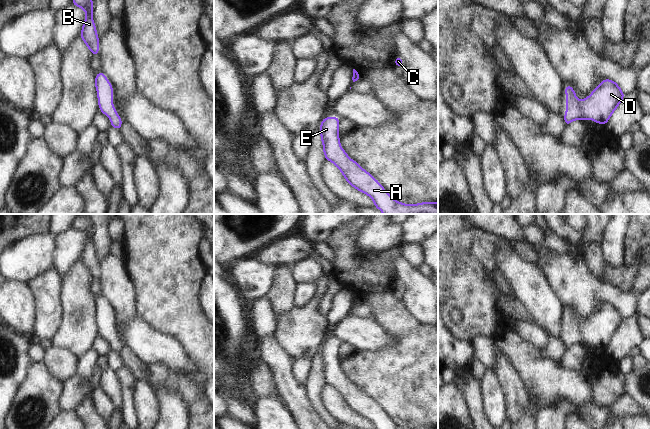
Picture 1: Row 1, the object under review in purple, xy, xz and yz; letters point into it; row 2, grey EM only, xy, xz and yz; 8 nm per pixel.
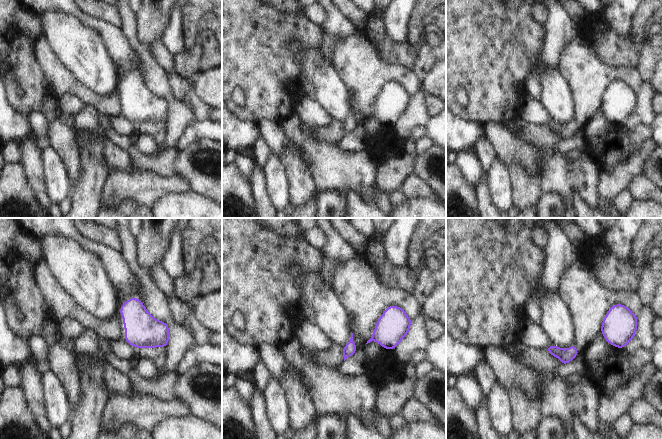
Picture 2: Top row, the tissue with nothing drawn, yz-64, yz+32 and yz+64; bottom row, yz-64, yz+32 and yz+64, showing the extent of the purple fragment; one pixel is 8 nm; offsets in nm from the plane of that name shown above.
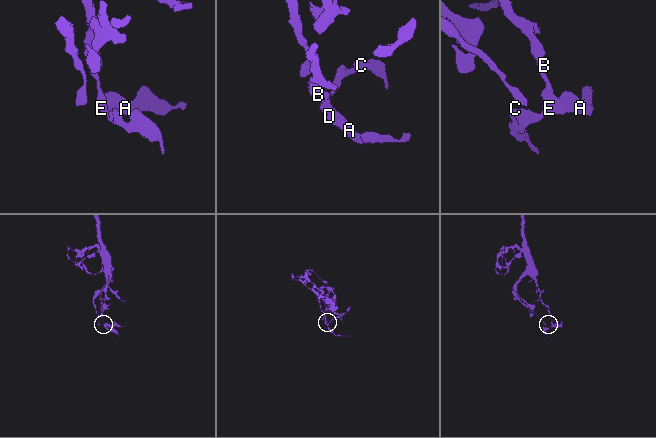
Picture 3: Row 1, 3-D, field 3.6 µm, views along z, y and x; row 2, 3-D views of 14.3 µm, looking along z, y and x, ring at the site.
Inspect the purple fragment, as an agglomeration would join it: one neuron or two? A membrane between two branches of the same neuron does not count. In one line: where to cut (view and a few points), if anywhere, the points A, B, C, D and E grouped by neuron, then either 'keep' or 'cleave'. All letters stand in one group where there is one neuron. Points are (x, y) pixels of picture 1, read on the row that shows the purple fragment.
cut none; groups A B C D E; keep

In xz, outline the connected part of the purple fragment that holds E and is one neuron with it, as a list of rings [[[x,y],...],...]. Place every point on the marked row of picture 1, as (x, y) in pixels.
[[[326,117],[320,124],[320,136],[326,161],[331,161],[342,173],[346,181],[356,190],[368,195],[374,207],[383,214],[438,214],[437,202],[404,204],[395,200],[384,187],[360,164],[352,160],[341,147],[339,117]]]

